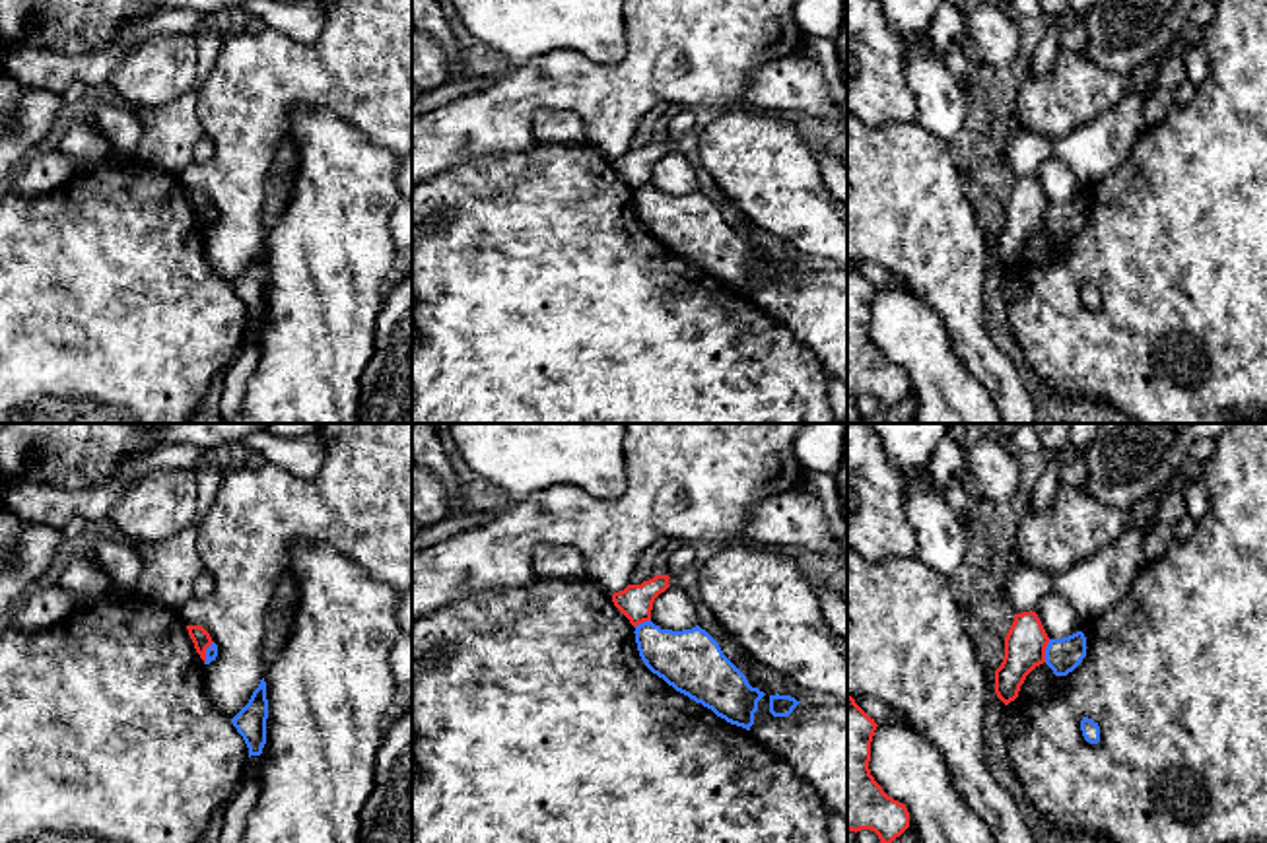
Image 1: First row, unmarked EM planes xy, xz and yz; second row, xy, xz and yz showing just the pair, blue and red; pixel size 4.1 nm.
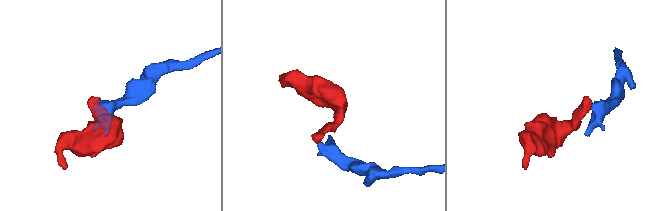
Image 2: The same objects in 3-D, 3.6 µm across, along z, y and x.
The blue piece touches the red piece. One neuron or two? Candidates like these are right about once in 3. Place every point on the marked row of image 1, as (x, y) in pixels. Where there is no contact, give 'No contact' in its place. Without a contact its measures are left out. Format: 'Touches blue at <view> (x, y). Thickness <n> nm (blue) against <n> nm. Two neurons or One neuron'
Touches blue at yz (1046, 651). Thickness 140 nm (blue) against 180 nm. Two neurons

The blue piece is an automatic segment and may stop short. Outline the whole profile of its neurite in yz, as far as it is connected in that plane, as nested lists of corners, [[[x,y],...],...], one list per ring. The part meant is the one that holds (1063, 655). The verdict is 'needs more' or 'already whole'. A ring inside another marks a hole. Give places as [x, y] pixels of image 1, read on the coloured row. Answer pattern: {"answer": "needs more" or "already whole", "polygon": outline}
{"answer": "already whole", "polygon": [[[1077,631],[1063,639],[1049,639],[1045,647],[1045,664],[1055,676],[1067,676],[1073,672],[1086,657],[1086,637]]]}

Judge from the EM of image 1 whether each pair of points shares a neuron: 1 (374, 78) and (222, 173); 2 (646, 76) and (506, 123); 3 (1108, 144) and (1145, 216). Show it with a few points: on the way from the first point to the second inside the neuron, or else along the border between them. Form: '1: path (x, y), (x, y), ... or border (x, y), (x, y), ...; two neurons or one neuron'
1: path (333, 78), (306, 78), (251, 133); one neuron
2: path (611, 90), (539, 90); one neuron
3: border (1145, 125), (1131, 152), (1112, 171), (1081, 187); two neurons

